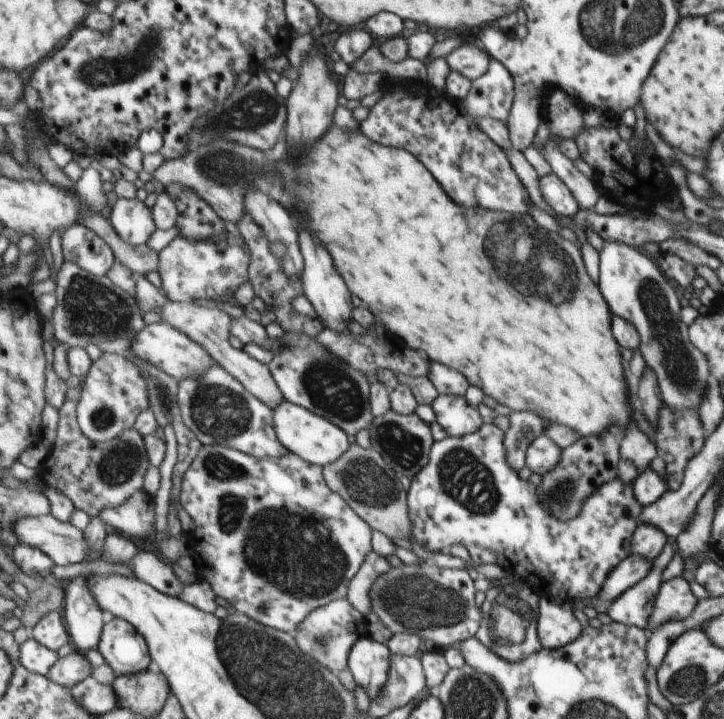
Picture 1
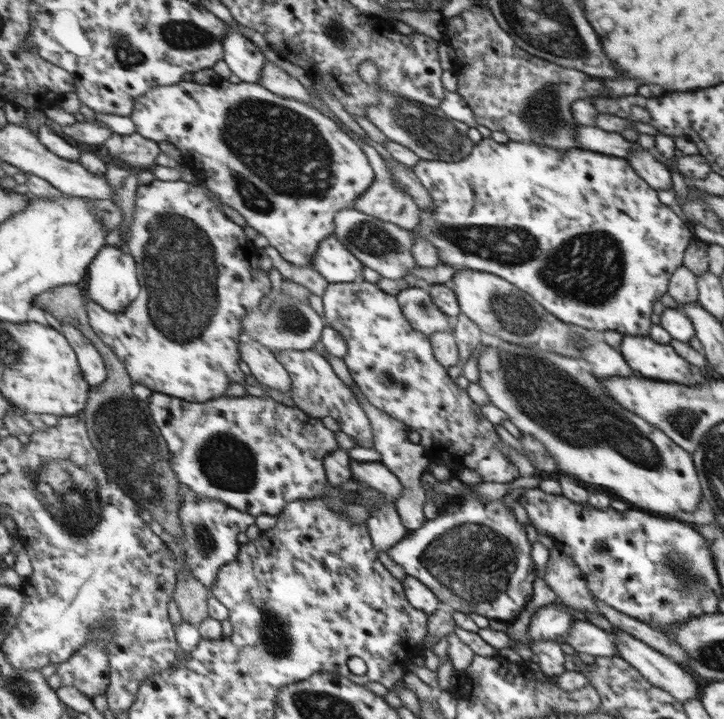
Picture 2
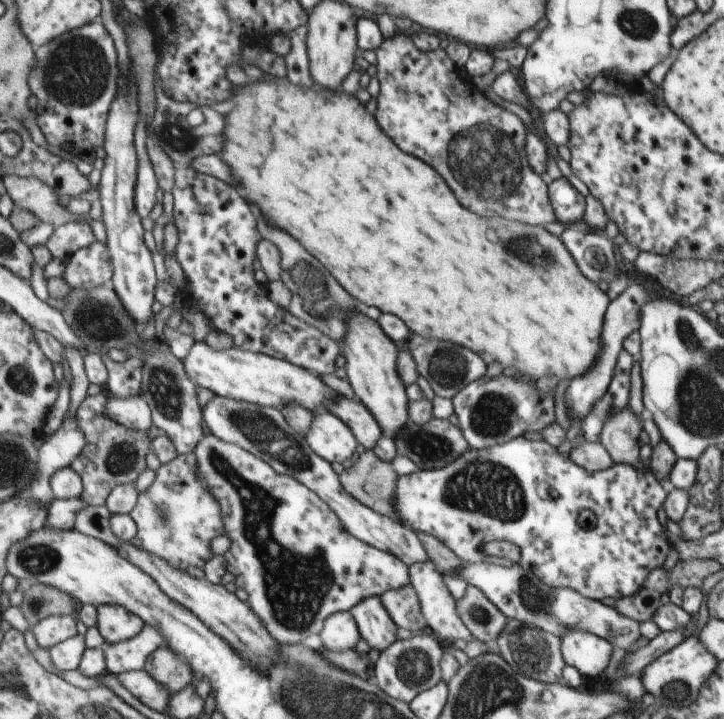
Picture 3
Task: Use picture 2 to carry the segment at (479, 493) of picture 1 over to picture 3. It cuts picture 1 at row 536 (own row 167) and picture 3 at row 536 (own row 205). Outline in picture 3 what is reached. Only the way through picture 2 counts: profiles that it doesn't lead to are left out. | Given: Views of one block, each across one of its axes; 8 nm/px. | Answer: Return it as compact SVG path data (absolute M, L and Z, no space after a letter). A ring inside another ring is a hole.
M519 436L492 448L470 447L444 468L399 476L393 501L398 522L414 532L441 539L458 558L470 564L513 566L512 560L491 557L483 550L488 542L508 540L520 550L518 566L534 572L550 588L572 588L578 594L598 601L634 596L646 576L662 566L672 548L666 529L658 520L658 510L666 498L662 484L648 468L638 470L627 464L614 463L600 472L590 472L572 462L567 452L560 453L556 449L546 441ZM580 510L590 510L596 516L592 532L578 524Z

